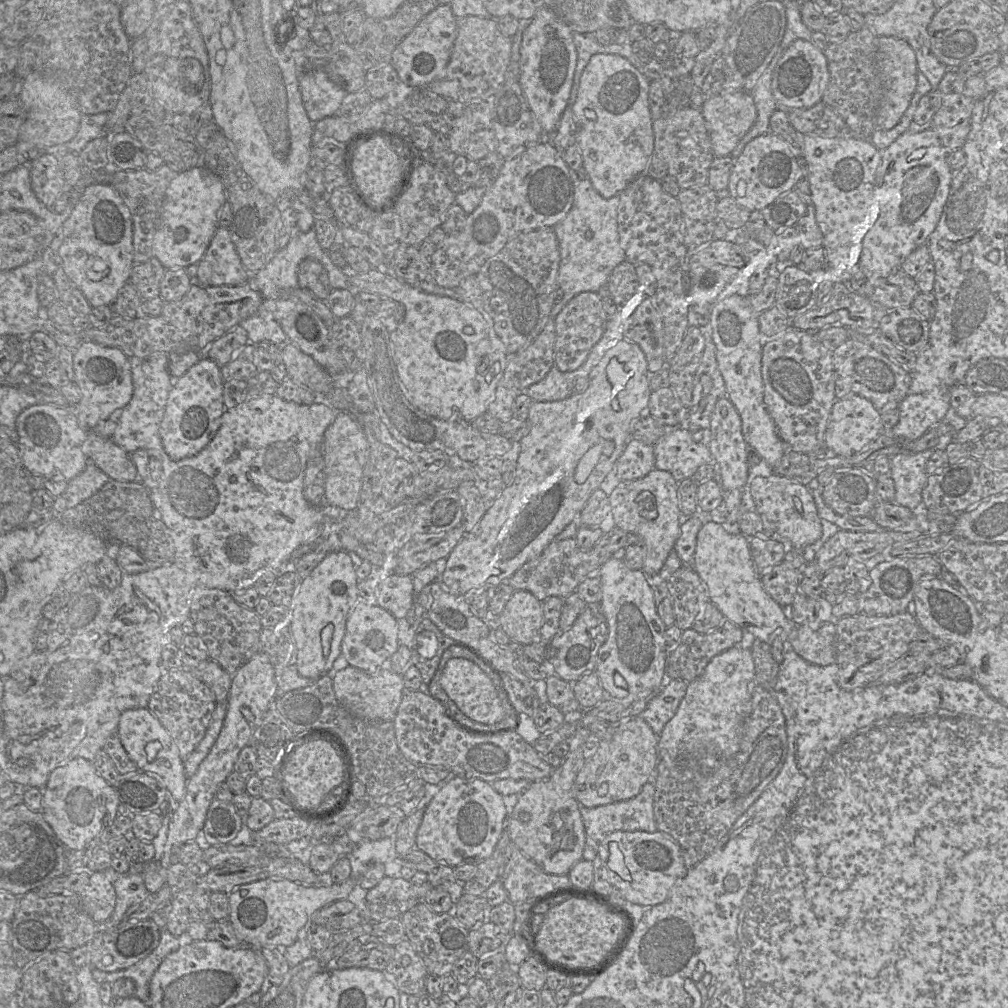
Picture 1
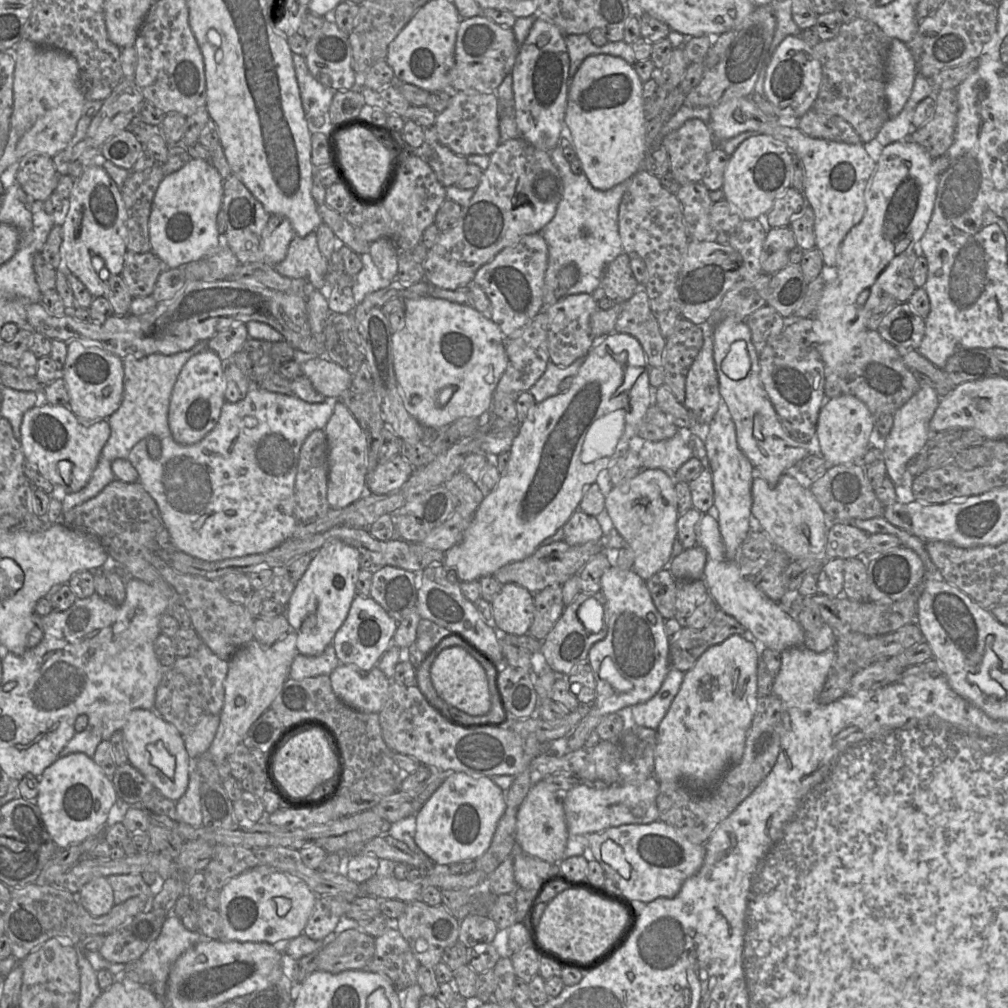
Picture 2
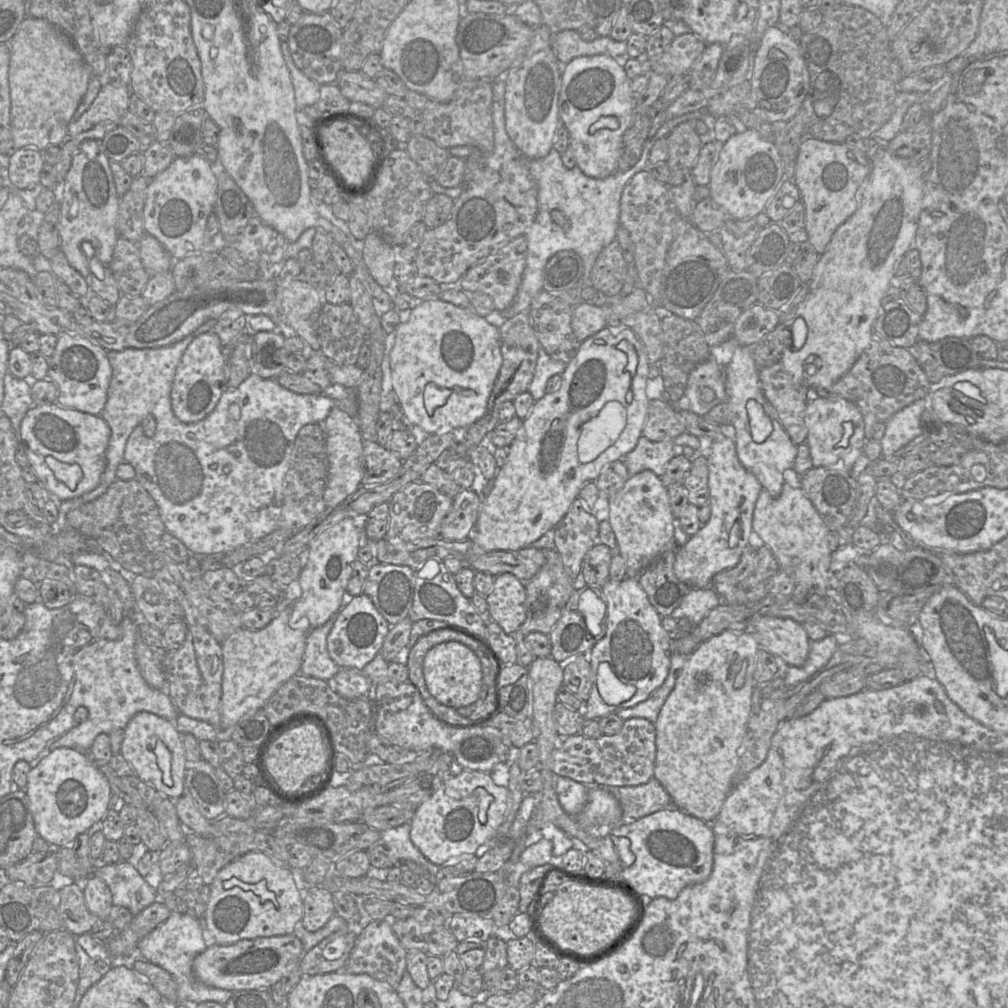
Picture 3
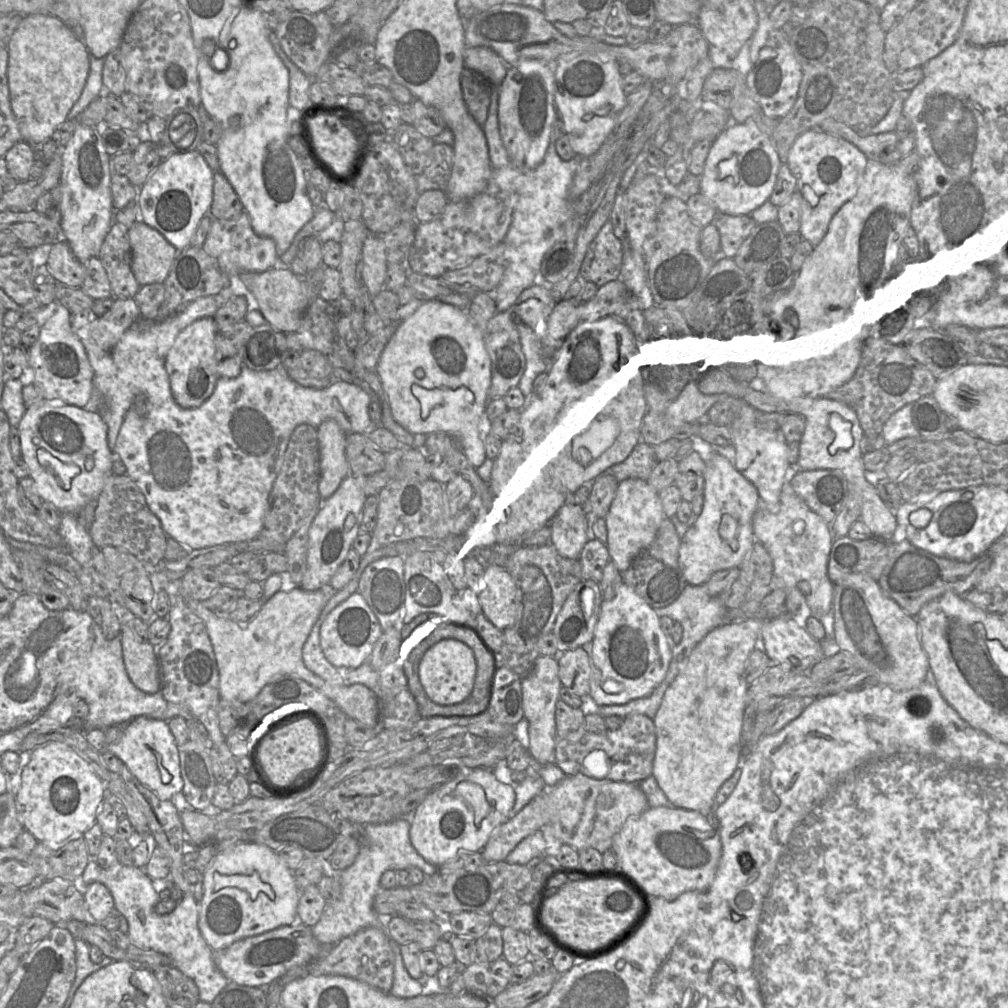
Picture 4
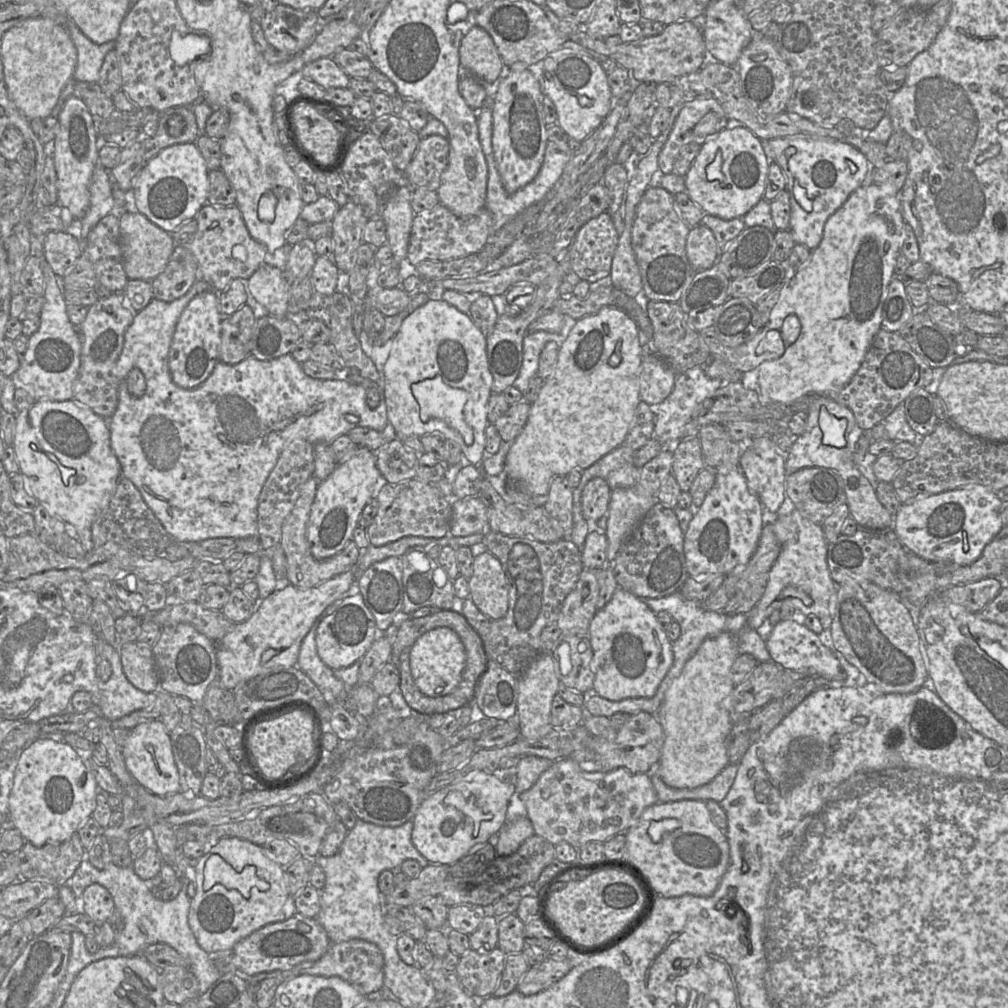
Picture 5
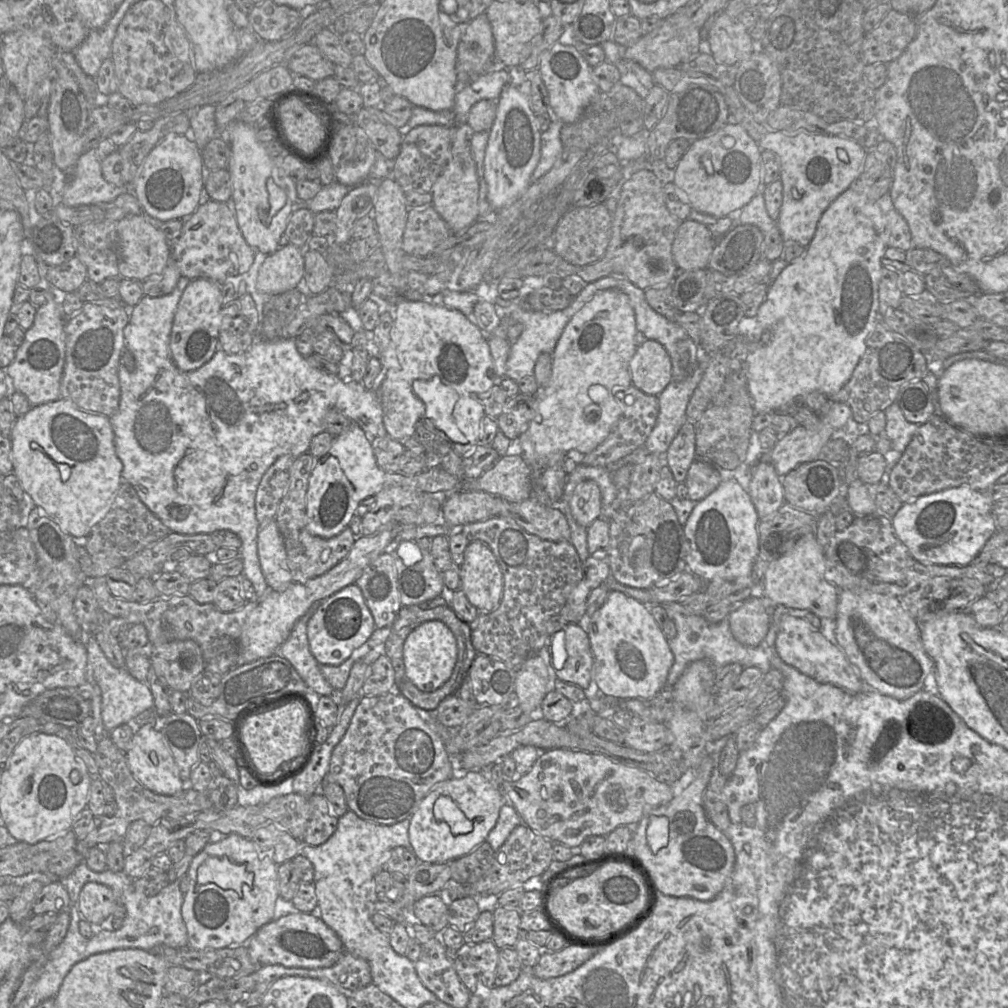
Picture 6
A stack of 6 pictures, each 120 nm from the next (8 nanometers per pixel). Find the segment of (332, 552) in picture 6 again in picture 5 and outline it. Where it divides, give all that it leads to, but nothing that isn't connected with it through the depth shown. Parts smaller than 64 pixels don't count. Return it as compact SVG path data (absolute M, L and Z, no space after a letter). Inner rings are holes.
M314 476L310 477L305 482L293 510L285 519L282 527L282 539L280 545L284 550L287 561L286 577L290 584L298 588L316 587L323 582L352 569L357 564L361 555L361 550L353 540L349 541L342 551L330 558L318 560L312 555L307 541L306 530L318 484L319 481Z

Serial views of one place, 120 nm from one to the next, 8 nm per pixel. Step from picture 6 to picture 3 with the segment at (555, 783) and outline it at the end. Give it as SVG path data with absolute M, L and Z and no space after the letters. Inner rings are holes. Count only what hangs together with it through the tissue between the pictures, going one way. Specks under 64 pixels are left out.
M588 786L587 802L575 820L586 832L595 837L605 837L614 827L624 824L620 803L607 786Z

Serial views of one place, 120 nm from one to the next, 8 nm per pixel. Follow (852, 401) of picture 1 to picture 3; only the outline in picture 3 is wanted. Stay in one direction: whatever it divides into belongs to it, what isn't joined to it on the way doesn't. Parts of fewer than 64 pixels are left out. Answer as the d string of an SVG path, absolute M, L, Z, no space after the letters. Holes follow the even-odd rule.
M846 399L808 400L805 410L806 444L814 467L851 471L866 443L864 420L859 408Z

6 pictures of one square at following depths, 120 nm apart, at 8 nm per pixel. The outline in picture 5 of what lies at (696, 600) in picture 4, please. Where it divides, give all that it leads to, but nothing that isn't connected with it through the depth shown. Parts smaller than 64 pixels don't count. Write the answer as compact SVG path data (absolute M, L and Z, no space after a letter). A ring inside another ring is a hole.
M679 591L663 598L640 598L654 613L666 611L680 626L680 636L672 642L673 663L663 679L668 678L667 690L673 681L681 674L682 669L697 652L703 641L722 632L728 632L737 639L738 653L750 654L758 663L771 662L771 656L765 642L758 633L749 627L746 614L727 615L724 612L714 612L705 609L702 603L686 599Z

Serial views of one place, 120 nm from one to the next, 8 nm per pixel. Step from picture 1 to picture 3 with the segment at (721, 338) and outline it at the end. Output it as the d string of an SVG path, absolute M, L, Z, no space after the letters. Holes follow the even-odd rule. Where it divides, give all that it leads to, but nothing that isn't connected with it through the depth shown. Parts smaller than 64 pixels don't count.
M737 346L731 361L724 368L724 374L729 423L735 430L737 457L757 478L762 488L771 497L777 498L784 485L784 471L793 468L797 445L784 430L776 409L765 398L760 386L759 371L747 346Z

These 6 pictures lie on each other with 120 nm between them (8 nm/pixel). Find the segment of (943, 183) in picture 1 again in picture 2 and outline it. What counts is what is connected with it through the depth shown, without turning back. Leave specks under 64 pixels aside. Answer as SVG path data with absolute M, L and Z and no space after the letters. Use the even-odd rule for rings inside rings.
M902 140L883 147L867 185L864 217L843 240L836 264L837 277L834 281L825 284L811 317L812 330L816 336L812 346L821 356L825 382L826 375L832 373L838 365L850 357L852 350L861 345L868 331L868 320L884 294L884 284L898 274L903 261L919 248L933 216L938 177L933 159L921 145L911 140Z

